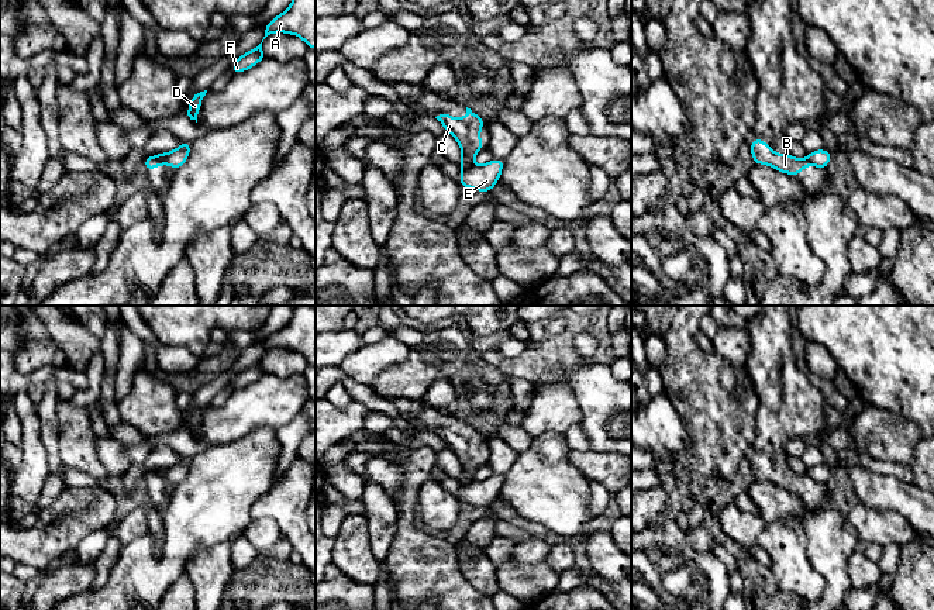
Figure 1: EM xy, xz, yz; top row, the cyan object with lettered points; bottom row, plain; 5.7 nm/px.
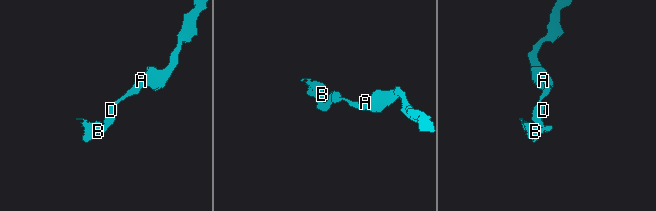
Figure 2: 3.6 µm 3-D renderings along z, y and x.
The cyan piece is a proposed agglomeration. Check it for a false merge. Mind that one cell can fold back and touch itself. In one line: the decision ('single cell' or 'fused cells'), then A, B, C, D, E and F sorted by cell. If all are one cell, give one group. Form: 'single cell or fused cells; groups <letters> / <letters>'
fused cells; groups A D E F / B C

